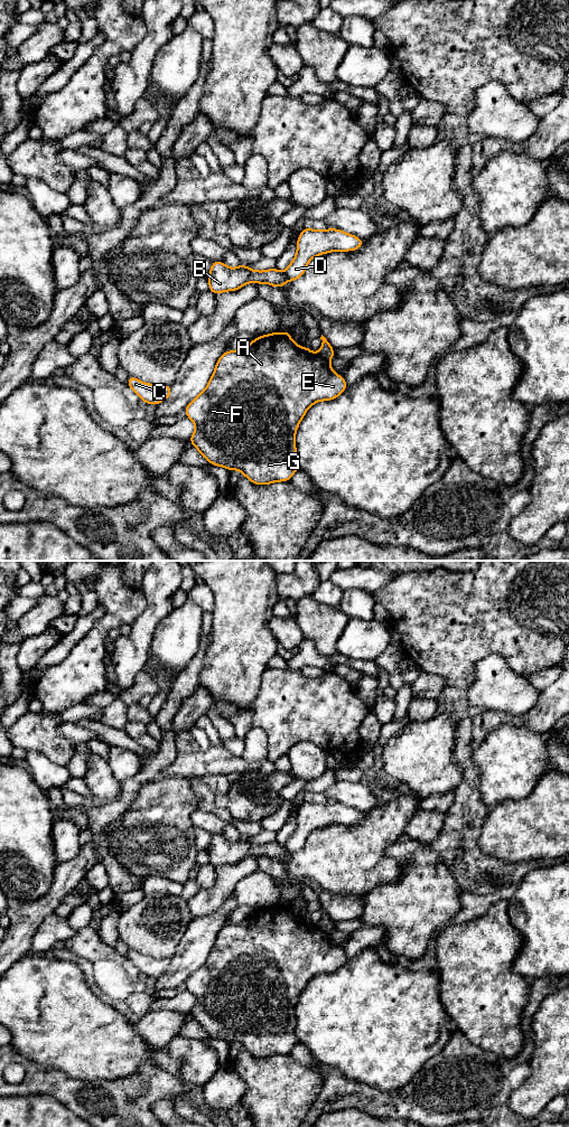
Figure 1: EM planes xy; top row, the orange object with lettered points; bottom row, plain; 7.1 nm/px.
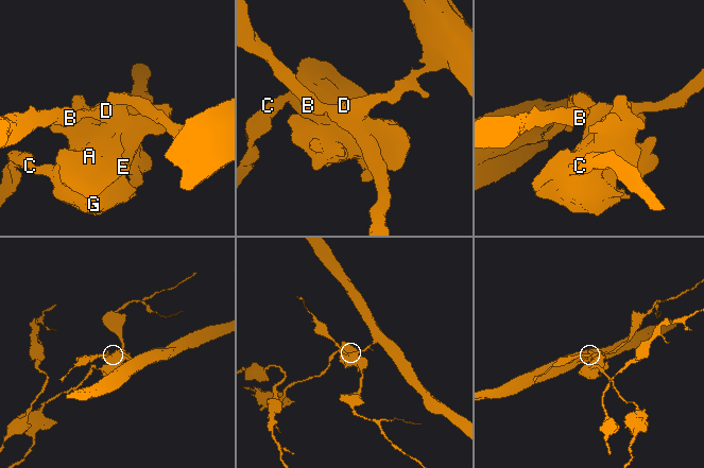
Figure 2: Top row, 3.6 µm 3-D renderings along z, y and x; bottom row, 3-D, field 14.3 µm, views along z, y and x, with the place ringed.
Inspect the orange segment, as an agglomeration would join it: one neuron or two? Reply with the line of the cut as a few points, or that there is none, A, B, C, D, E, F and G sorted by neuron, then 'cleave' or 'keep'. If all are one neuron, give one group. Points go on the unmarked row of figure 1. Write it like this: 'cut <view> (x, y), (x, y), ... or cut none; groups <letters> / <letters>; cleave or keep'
cut xy (317, 927), (328, 933); groups A C D E F G / B; cleave

